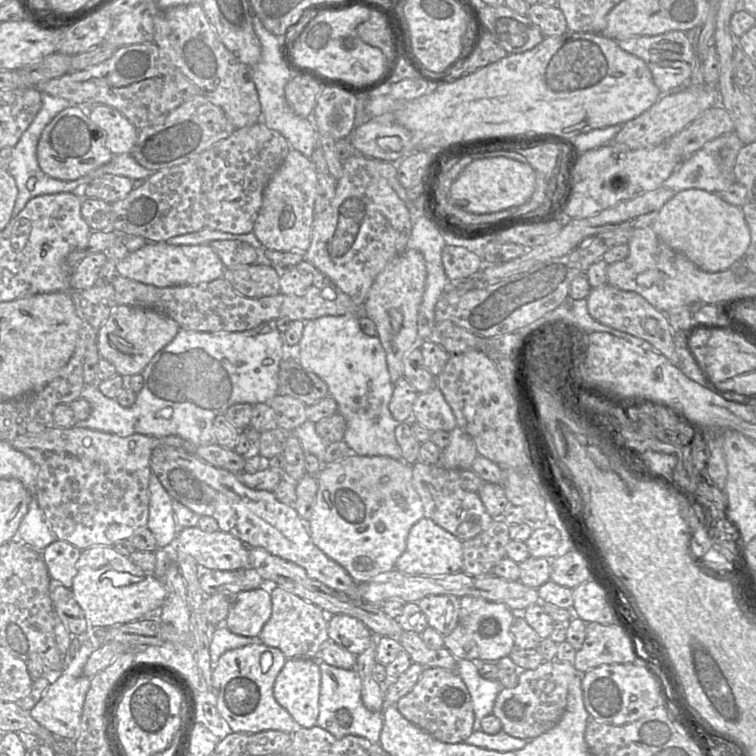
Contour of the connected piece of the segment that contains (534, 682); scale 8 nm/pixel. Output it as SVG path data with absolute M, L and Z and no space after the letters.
M556 660L544 661L536 669L519 670L519 681L517 686L514 688L502 688L494 704L493 715L500 720L502 731L519 739L535 739L549 731L562 717L567 705L569 685L578 674L573 664Z

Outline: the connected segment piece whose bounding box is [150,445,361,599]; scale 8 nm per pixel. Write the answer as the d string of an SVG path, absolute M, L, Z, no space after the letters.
M159 445L154 448L150 466L172 499L199 516L213 517L219 530L235 536L248 547L263 548L272 555L303 567L310 578L351 599L361 599L358 596L358 583L314 544L308 523L299 516L294 505L281 503L271 491L251 489L239 480L237 474L172 446Z

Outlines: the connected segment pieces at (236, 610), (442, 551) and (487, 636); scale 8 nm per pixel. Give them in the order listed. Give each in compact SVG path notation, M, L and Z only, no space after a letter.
M271 584L232 597L224 625L234 634L258 637L272 614Z
M426 517L410 529L404 553L395 569L408 576L451 575L462 570L462 541Z
M472 596L460 597L458 623L451 633L444 636L444 647L457 660L464 659L485 663L509 658L510 652L515 647L510 632L513 620L514 612L505 604Z

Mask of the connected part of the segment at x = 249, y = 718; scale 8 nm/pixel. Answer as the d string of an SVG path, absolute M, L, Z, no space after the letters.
M255 643L255 644L249 644L244 647L230 649L224 652L219 660L218 663L214 666L213 672L212 672L212 680L211 680L211 689L209 688L209 699L205 702L211 702L215 707L217 708L219 714L224 719L224 721L227 724L227 729L230 731L233 731L235 733L247 733L247 734L254 734L265 730L276 730L276 731L282 731L287 733L294 733L297 728L304 728L300 727L296 721L293 719L293 717L289 714L287 710L285 710L275 699L273 695L273 687L276 680L277 675L283 668L287 658L282 653L281 650L278 648L267 646L263 643Z

